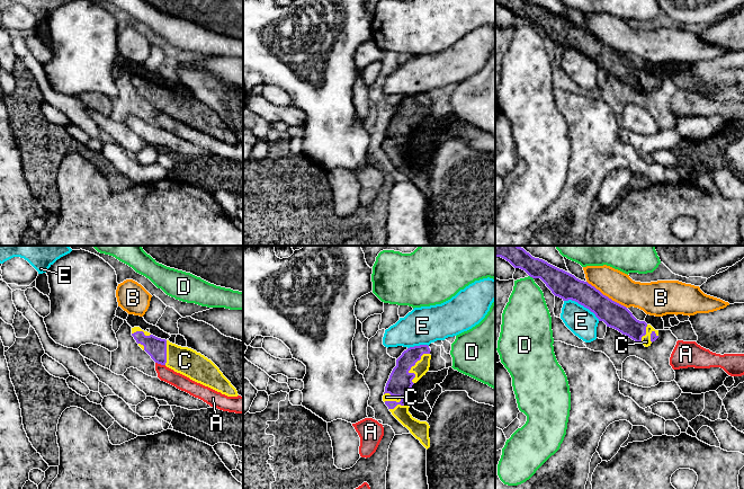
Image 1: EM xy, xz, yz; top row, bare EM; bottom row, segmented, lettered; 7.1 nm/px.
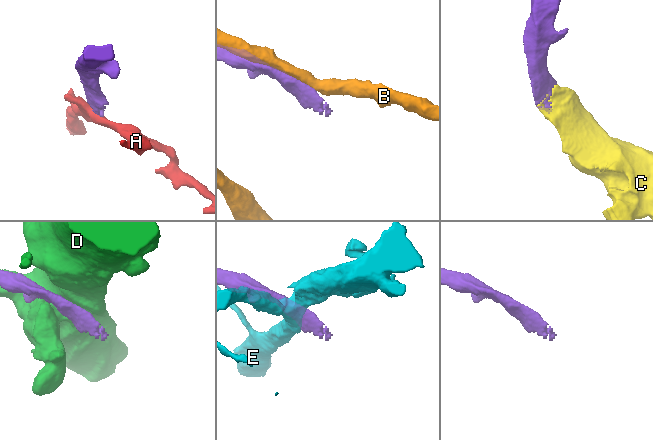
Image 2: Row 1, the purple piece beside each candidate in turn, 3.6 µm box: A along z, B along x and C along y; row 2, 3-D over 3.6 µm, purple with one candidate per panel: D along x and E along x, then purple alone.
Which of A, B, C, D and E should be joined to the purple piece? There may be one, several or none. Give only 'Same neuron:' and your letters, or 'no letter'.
Same neuron: C

